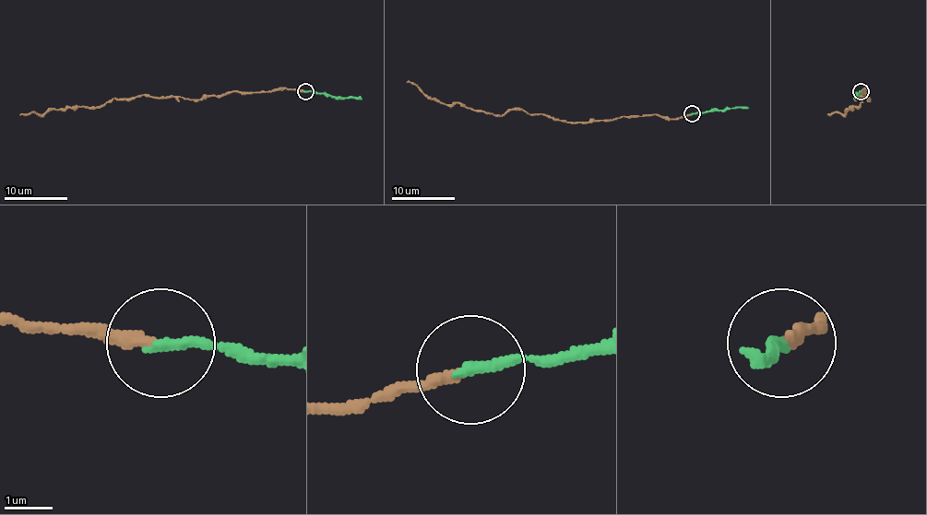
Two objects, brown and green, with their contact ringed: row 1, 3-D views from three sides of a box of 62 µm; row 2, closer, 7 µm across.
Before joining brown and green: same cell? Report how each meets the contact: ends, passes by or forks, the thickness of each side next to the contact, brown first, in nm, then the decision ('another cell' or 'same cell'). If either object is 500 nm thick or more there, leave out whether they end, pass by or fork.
brown ends; green ends; calibres 240 and 240 nm; another cell

